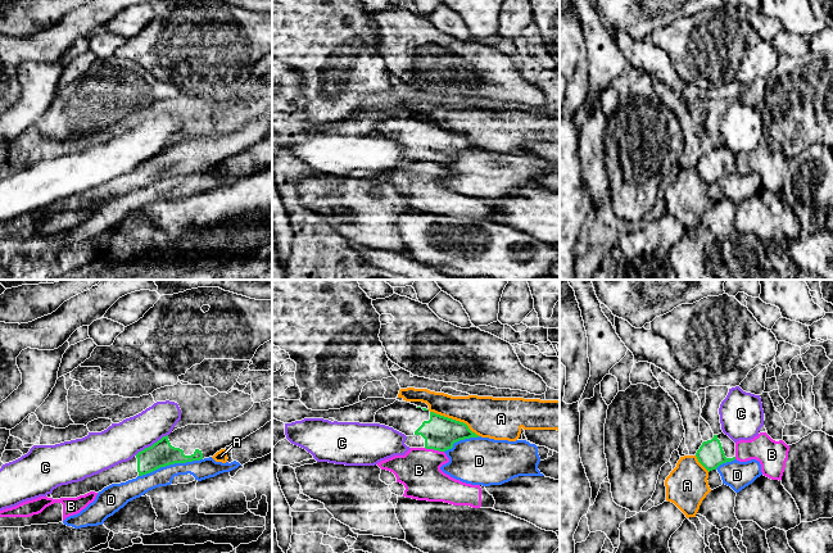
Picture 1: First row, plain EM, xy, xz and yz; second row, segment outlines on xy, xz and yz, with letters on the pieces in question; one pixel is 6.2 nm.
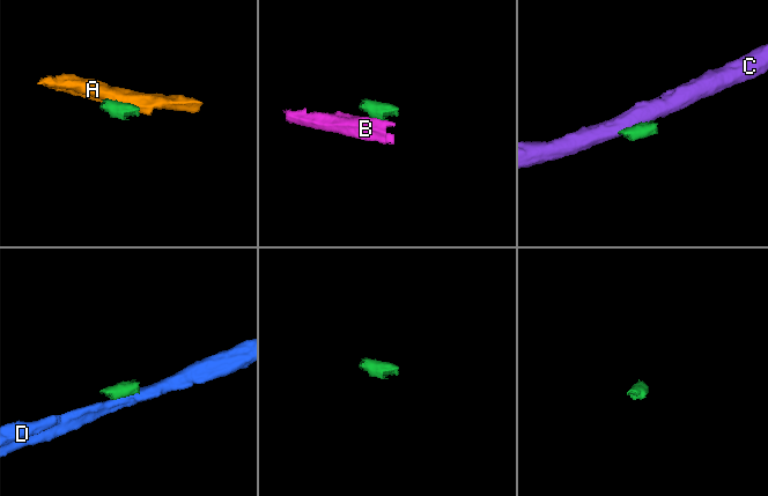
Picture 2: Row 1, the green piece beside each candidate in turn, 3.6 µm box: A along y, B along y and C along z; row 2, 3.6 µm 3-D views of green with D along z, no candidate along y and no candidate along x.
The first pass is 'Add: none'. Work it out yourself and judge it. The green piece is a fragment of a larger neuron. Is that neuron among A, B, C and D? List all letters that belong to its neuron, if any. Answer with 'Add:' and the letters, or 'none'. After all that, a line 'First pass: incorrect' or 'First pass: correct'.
Add: none
First pass: correct

